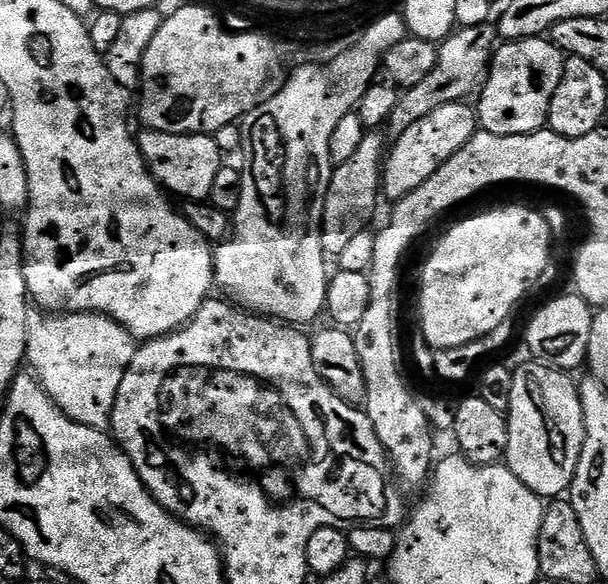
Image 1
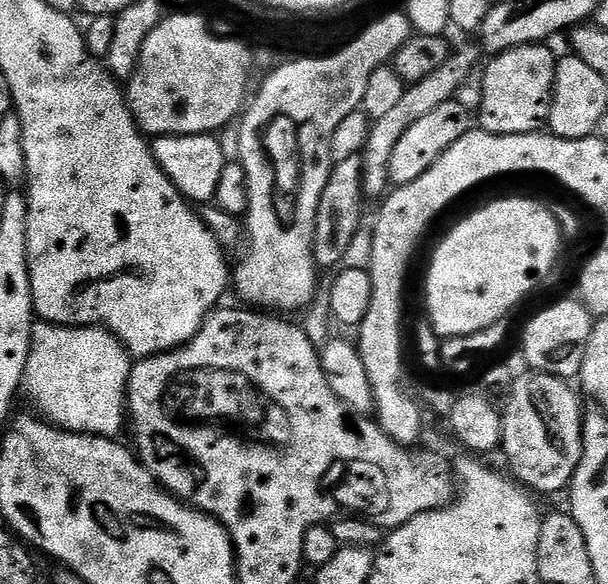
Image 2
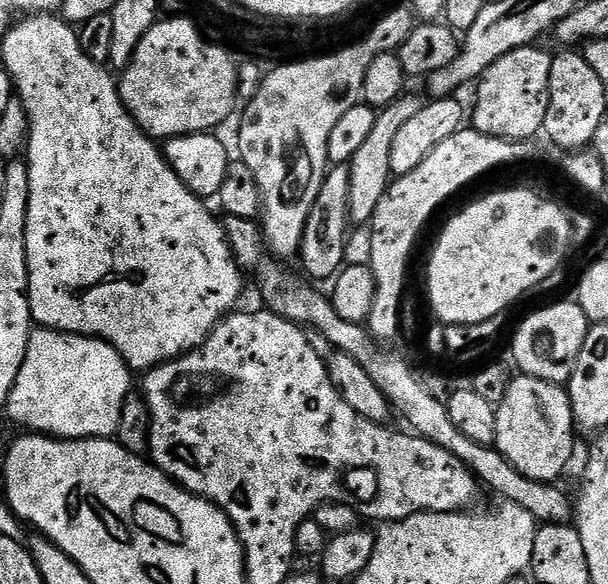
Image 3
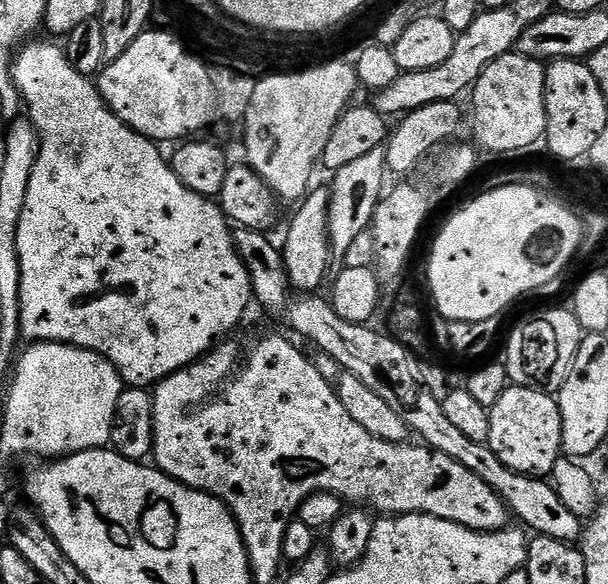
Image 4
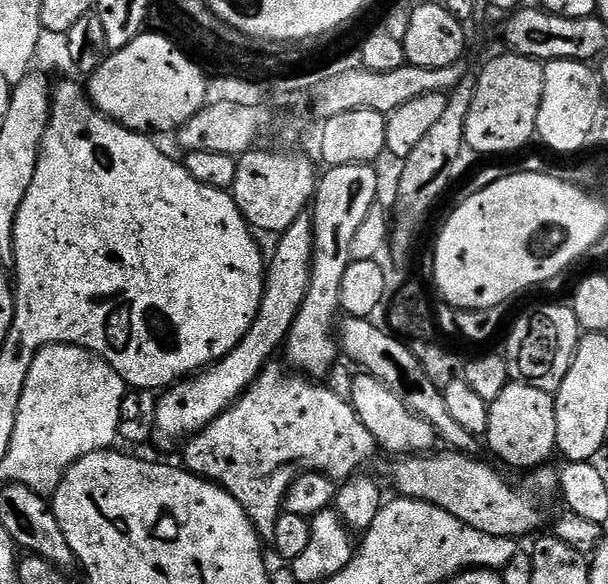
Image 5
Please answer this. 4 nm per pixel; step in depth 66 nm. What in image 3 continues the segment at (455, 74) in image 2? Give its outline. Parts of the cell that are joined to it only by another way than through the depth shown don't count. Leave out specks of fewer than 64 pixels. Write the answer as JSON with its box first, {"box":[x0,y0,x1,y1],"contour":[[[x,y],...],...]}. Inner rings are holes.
{"box":[347,94,422,226],"contour":[[[405,94],[393,104],[388,104],[385,108],[379,109],[374,130],[370,130],[365,144],[354,154],[354,158],[347,165],[350,176],[350,192],[348,194],[348,219],[353,225],[364,226],[371,221],[374,210],[382,198],[382,194],[388,188],[390,181],[393,179],[392,167],[390,166],[390,146],[394,146],[394,137],[397,136],[398,130],[422,106],[422,100],[411,94]]]}

